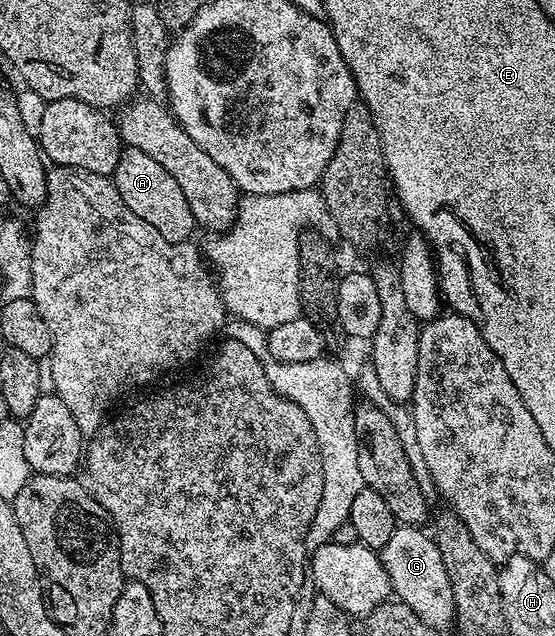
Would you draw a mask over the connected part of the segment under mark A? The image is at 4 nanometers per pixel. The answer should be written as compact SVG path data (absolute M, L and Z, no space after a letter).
M123 148L120 163L116 163L116 171L112 175L116 191L120 191L120 199L132 211L132 215L140 215L148 227L156 227L160 235L169 241L190 241L196 232L194 216L188 211L188 199L184 199L184 191L176 184L176 179L156 163L156 159L144 155L144 151Z

